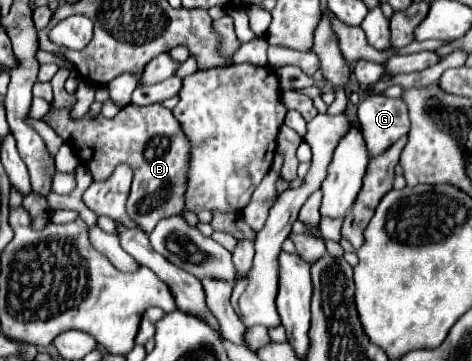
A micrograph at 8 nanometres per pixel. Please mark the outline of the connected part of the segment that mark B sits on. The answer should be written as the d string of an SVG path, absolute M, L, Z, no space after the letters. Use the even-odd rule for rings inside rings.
M127 104L113 120L107 120L103 116L93 120L89 114L81 120L73 120L69 116L69 110L51 108L51 112L43 120L65 142L71 142L75 146L81 162L91 168L95 180L109 178L115 166L121 162L127 162L133 168L131 220L145 232L151 232L161 218L183 212L191 162L191 142L169 108L161 104Z

